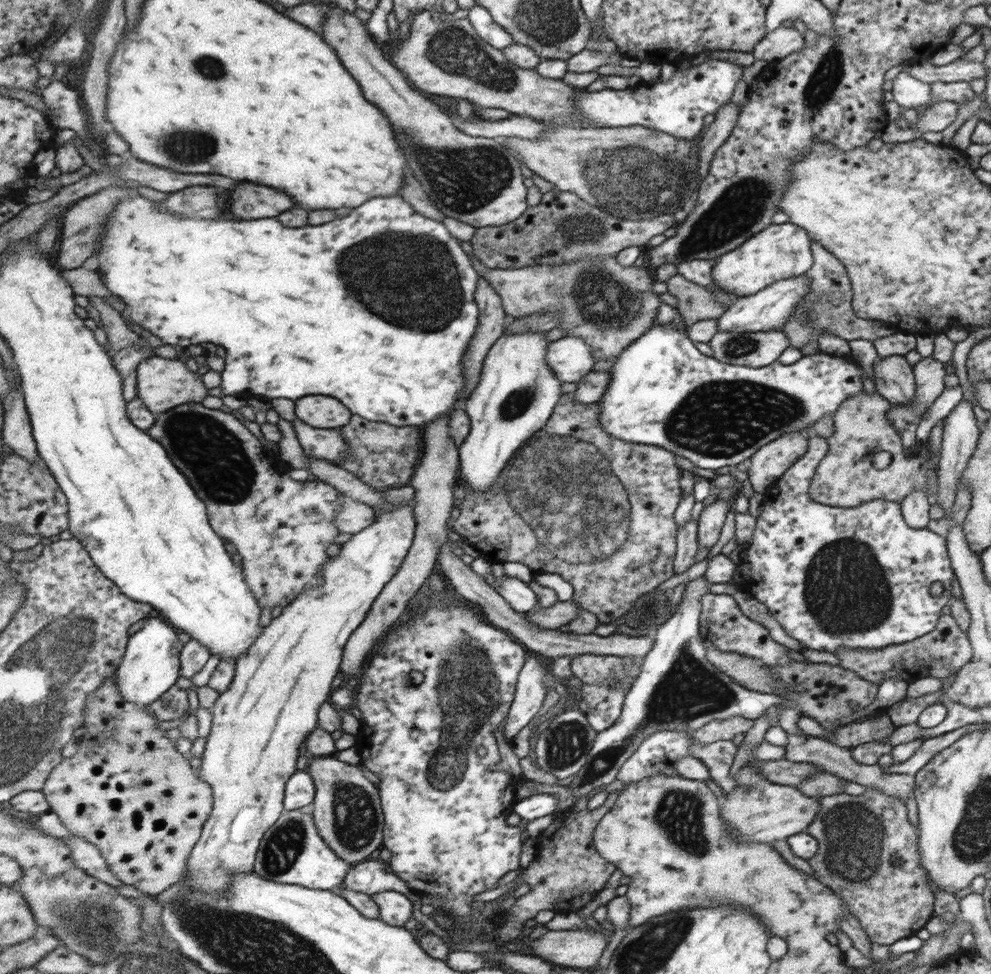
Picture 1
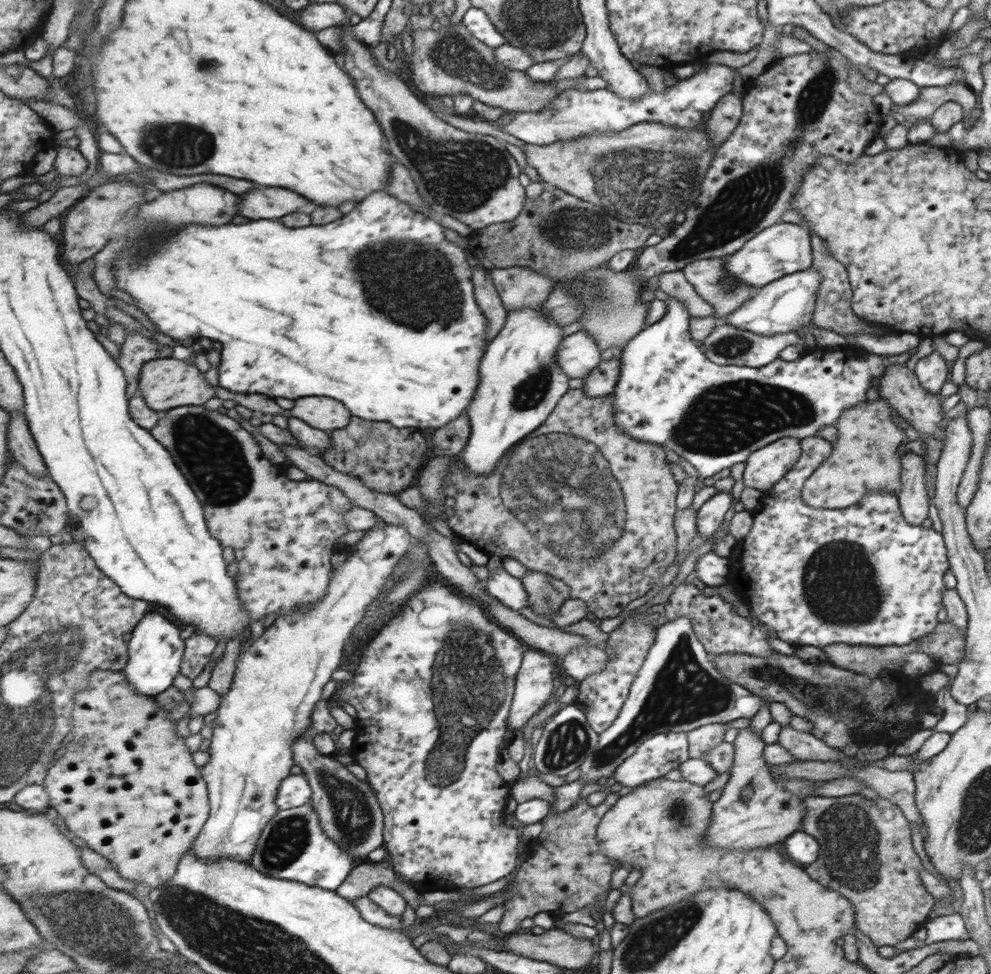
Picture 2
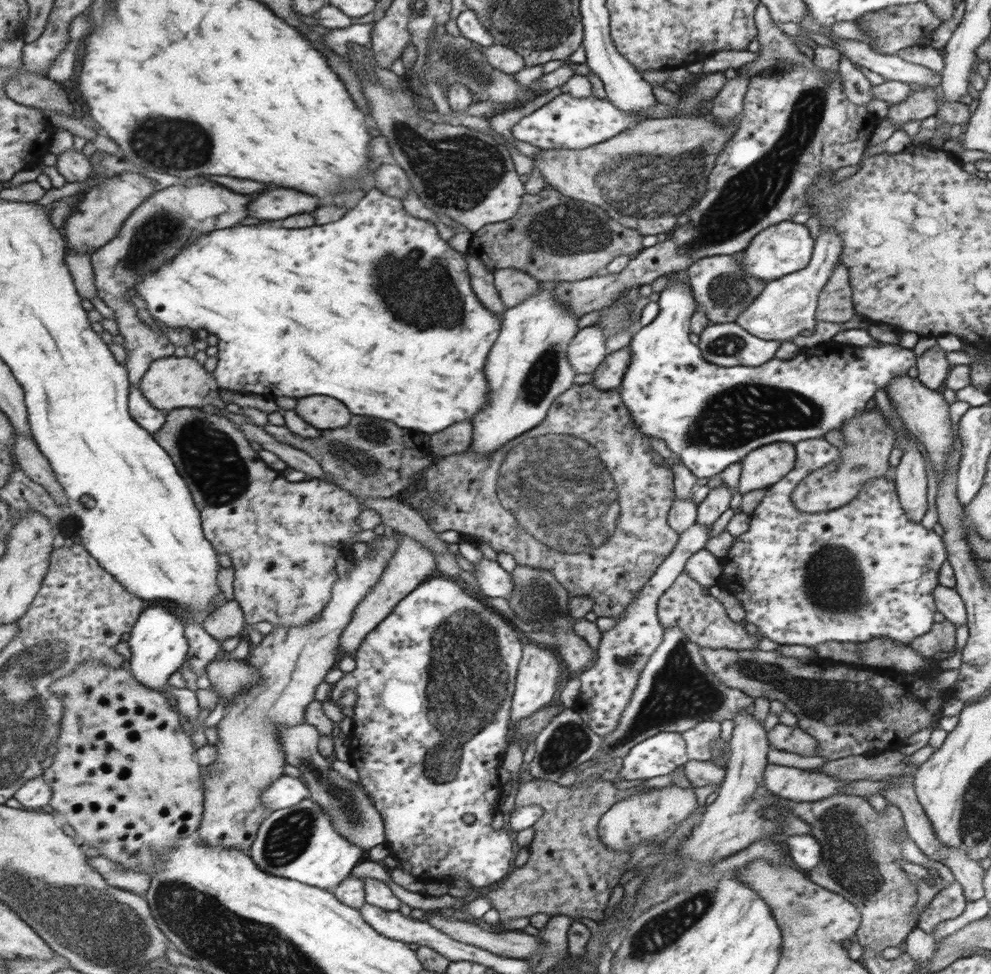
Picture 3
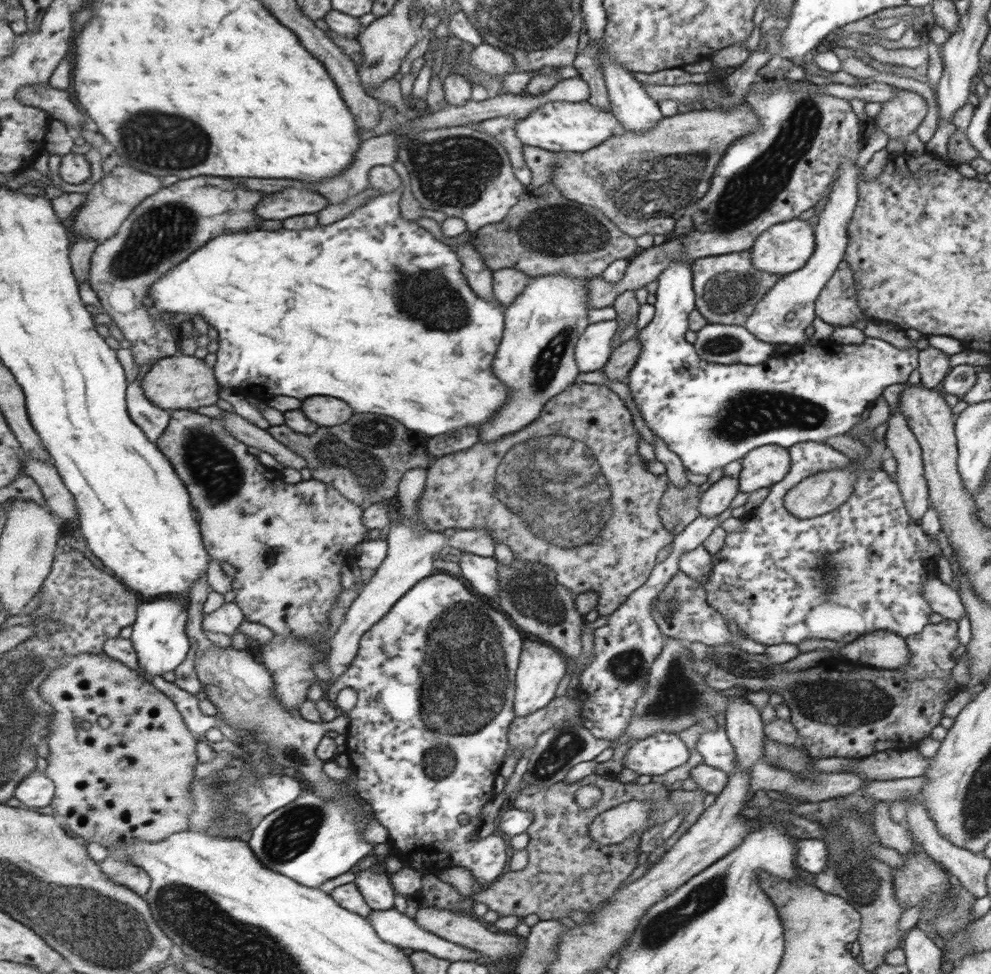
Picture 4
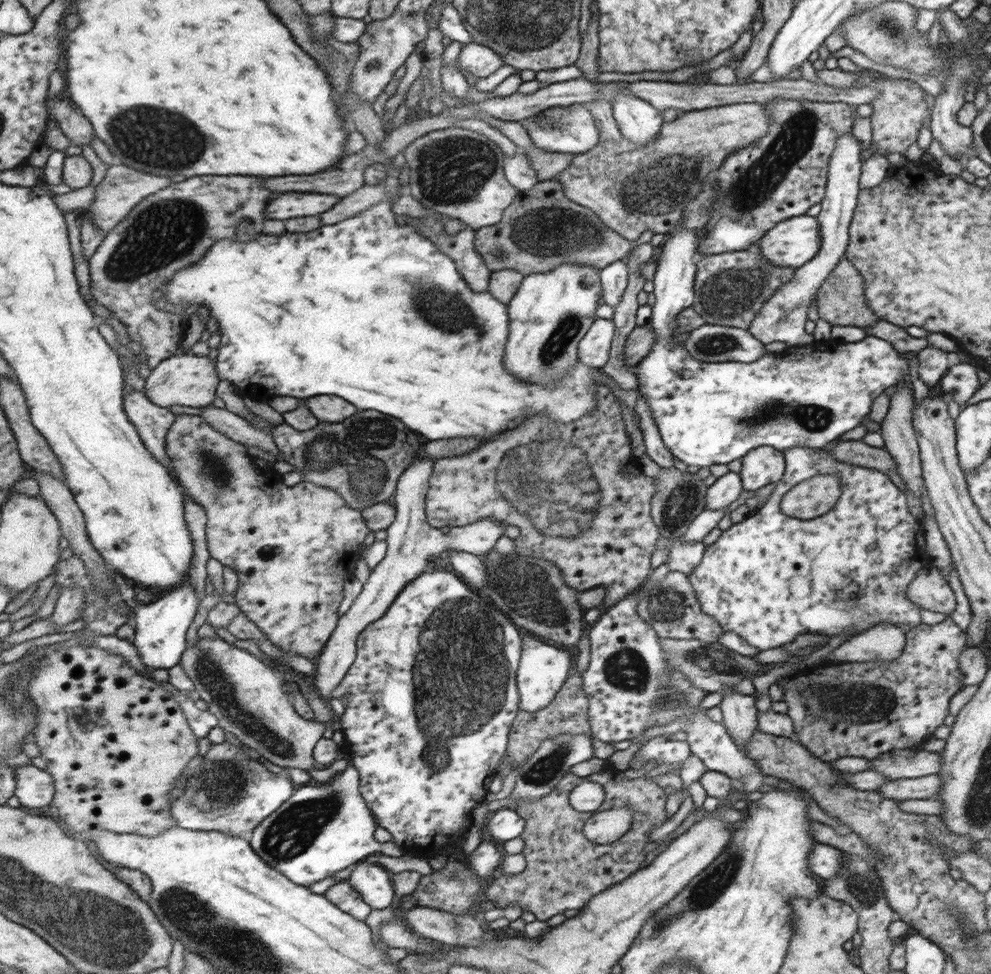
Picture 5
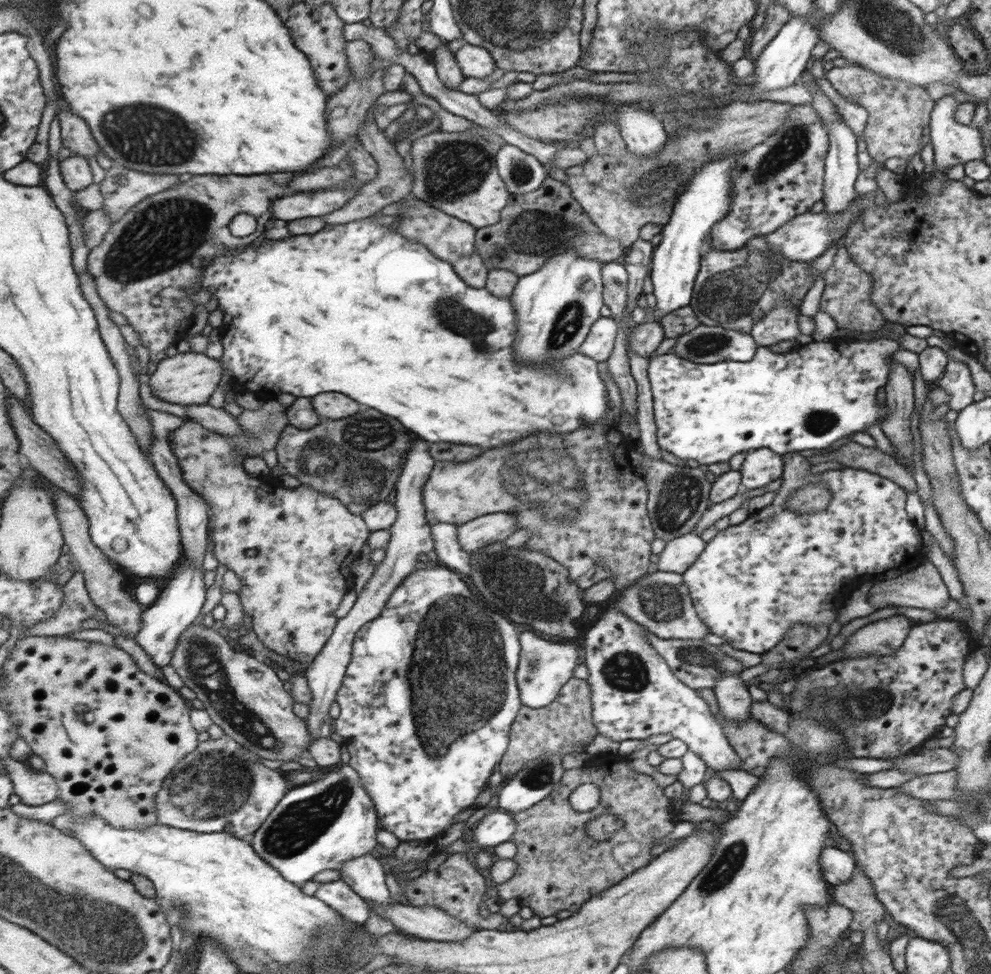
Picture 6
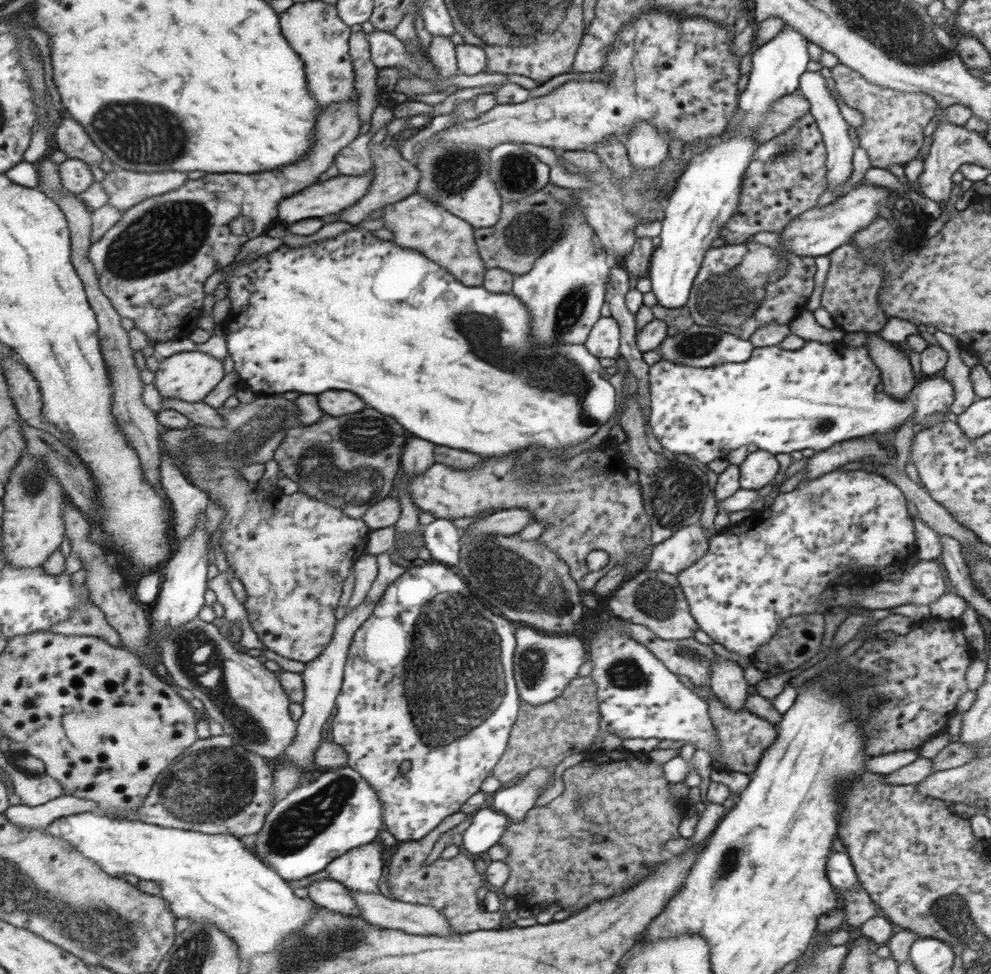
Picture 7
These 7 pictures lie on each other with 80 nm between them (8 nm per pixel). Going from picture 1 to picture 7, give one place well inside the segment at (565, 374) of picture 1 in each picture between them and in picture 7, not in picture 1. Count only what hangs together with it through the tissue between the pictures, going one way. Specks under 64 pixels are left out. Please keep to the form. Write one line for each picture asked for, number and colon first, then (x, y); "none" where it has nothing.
2: (578, 354)
3: (586, 352)
4: (593, 348)
5: (594, 349)
6: (598, 344)
7: (604, 339)

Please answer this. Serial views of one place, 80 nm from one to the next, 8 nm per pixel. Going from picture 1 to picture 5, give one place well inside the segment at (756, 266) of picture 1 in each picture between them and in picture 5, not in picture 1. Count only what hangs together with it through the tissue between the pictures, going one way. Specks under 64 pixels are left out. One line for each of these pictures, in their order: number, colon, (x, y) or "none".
2: (782, 249)
3: (785, 248)
4: (785, 247)
5: (791, 243)

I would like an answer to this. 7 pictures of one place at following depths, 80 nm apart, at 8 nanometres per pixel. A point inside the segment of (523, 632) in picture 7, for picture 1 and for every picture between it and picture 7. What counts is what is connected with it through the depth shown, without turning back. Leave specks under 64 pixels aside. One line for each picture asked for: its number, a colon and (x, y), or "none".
1: (530, 695)
2: (534, 684)
3: (536, 680)
4: (541, 668)
5: (544, 668)
6: (546, 667)

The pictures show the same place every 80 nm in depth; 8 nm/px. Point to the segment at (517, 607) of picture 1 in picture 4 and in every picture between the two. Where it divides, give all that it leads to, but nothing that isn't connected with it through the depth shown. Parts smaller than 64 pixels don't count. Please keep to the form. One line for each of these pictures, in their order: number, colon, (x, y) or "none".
2: (507, 589)
3: (492, 581)
4: (480, 571)

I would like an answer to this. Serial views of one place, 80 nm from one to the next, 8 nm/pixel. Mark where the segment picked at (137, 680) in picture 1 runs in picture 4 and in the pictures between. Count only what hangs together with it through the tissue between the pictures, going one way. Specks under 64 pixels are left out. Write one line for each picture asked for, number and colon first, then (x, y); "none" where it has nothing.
2: (156, 649)
3: (158, 643)
4: (160, 638)

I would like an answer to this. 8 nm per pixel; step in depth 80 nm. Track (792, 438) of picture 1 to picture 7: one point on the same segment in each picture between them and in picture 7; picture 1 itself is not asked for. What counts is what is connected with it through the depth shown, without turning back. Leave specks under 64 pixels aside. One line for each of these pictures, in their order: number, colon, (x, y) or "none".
2: (766, 466)
3: (761, 468)
4: (764, 466)
5: (762, 466)
6: (759, 467)
7: (758, 468)

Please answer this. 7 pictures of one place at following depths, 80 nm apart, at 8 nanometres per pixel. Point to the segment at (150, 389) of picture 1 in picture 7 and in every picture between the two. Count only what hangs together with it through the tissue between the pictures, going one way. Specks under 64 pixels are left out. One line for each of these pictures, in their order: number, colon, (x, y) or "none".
2: (166, 383)
3: (171, 383)
4: (179, 382)
5: (188, 380)
6: (191, 378)
7: (191, 376)

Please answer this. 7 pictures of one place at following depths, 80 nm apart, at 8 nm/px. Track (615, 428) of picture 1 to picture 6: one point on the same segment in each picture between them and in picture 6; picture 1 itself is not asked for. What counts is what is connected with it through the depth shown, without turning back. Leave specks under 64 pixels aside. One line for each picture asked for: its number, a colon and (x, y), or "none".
2: (668, 392)
3: (710, 416)
4: (709, 414)
5: (706, 413)
6: (704, 413)

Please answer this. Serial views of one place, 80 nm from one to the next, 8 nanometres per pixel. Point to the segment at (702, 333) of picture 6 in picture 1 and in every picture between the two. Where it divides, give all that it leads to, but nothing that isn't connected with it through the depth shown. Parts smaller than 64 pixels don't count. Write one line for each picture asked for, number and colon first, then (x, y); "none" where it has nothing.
1: (750, 348)
2: (725, 345)
3: (727, 344)
4: (728, 344)
5: (709, 343)

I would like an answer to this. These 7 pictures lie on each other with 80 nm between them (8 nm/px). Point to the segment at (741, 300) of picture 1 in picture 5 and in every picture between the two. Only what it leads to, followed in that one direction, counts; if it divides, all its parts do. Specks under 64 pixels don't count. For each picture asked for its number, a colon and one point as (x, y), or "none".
2: (786, 304)
3: (786, 306)
4: (787, 308)
5: (781, 319)

